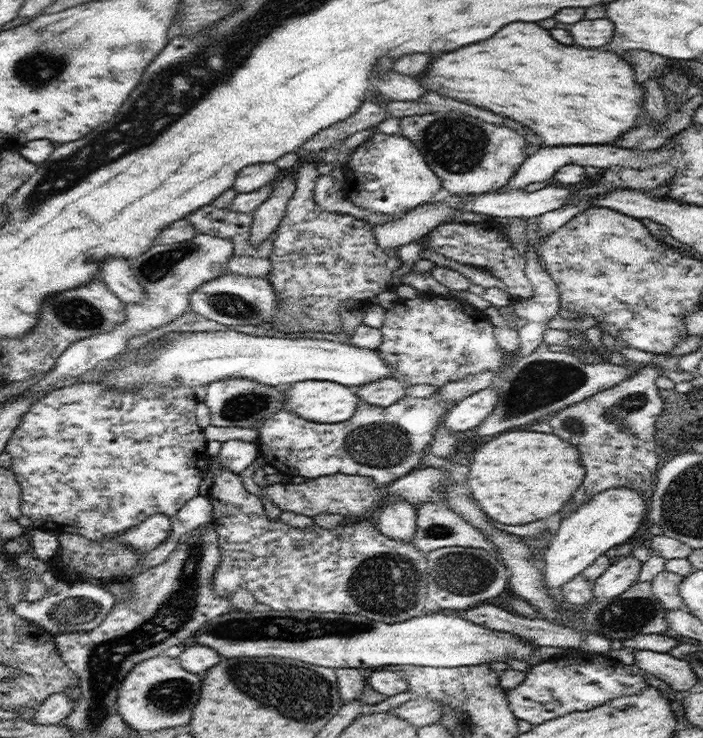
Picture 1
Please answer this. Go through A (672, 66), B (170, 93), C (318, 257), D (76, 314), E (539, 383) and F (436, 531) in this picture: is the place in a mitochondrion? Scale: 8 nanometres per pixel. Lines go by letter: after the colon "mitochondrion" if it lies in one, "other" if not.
A: other
B: mitochondrion
C: other
D: mitochondrion
E: mitochondrion
F: mitochondrion

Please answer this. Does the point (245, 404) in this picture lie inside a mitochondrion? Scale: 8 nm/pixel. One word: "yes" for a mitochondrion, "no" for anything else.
yes

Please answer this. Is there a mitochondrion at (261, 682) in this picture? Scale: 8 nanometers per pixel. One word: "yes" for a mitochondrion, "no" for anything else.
yes

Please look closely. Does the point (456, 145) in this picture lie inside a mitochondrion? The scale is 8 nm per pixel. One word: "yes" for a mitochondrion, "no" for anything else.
yes

